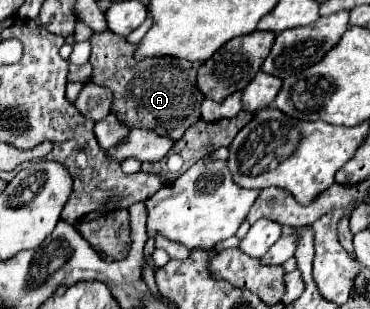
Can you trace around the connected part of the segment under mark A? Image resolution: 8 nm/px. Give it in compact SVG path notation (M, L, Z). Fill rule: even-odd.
M111 31L93 33L91 41L91 57L89 63L93 73L89 77L91 83L107 87L113 93L111 113L123 121L129 129L153 129L157 135L167 135L173 141L181 139L189 125L195 125L201 115L203 95L197 89L197 67L201 63L161 57L161 59L145 59L141 63L133 61L135 47Z

